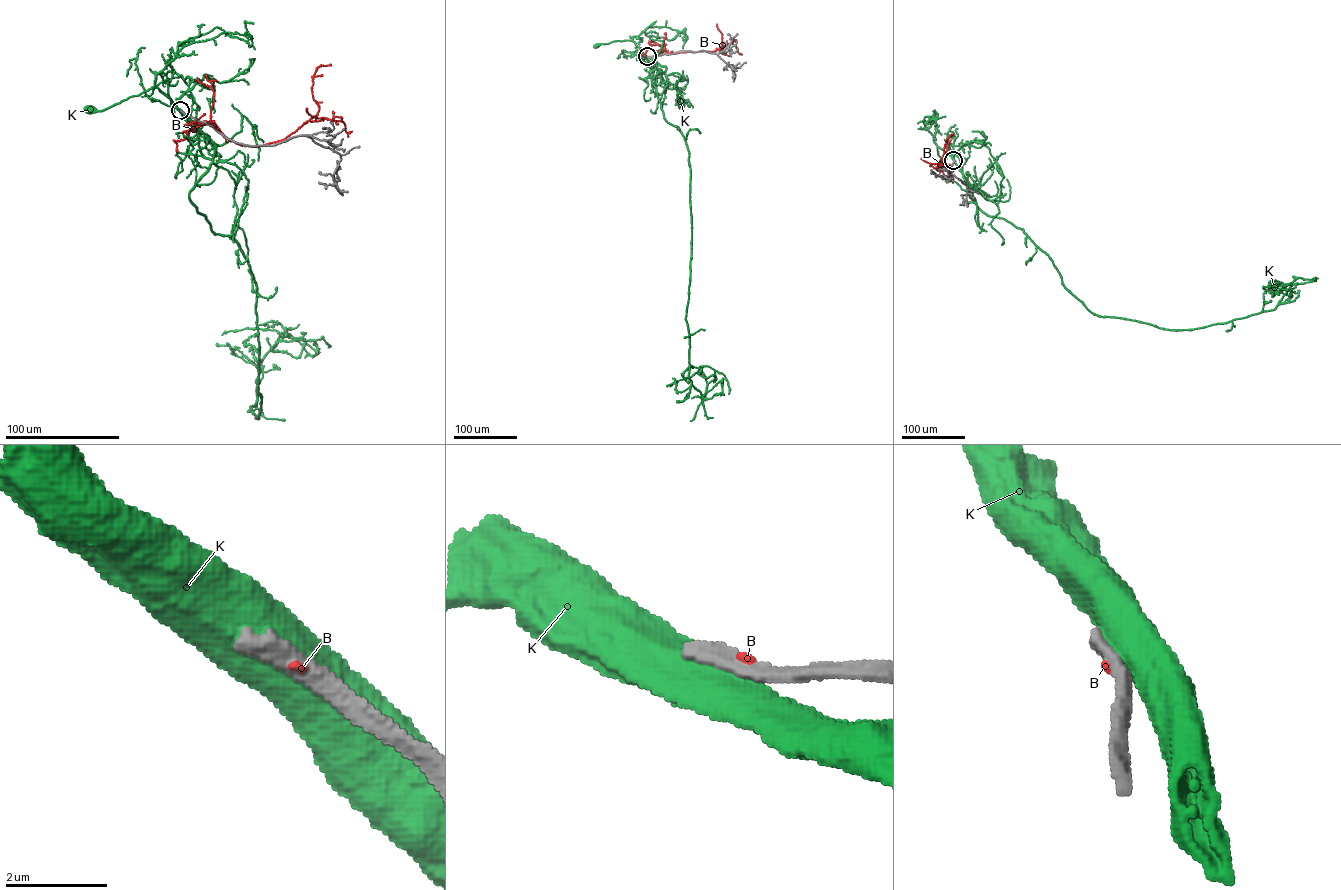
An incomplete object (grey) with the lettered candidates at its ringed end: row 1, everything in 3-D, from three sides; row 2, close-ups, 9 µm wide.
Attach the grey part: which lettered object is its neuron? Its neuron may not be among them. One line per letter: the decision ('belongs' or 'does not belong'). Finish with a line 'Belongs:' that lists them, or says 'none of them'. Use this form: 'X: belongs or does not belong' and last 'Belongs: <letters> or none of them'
B: does not belong
K: does not belong
Belongs: none of them

